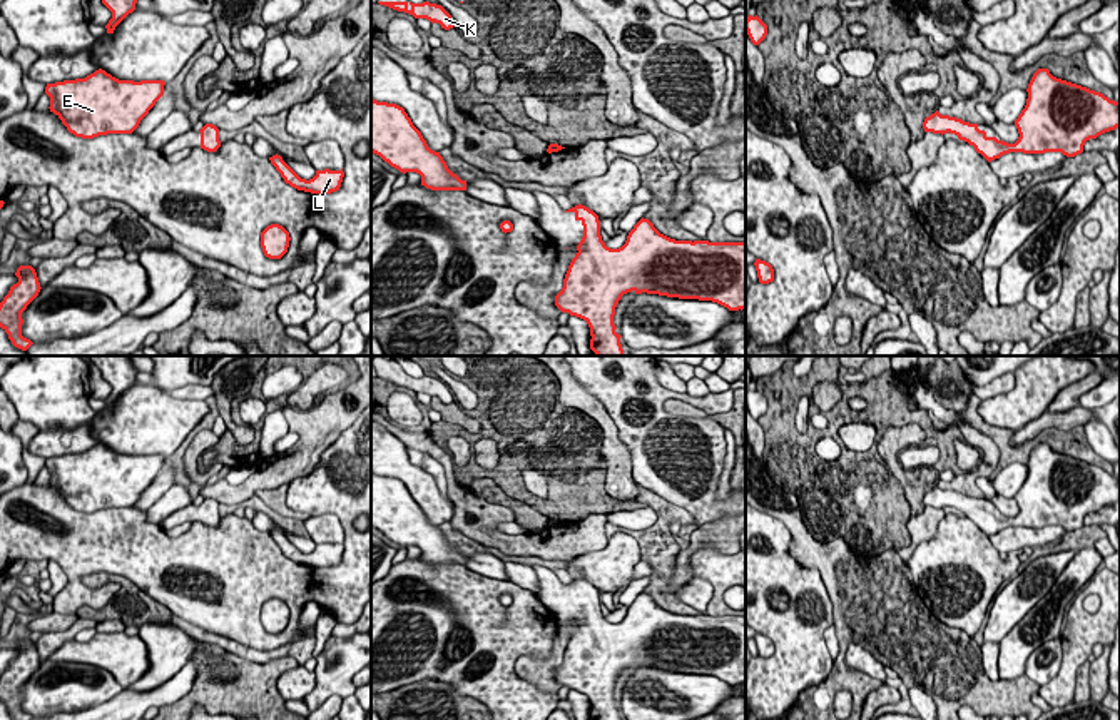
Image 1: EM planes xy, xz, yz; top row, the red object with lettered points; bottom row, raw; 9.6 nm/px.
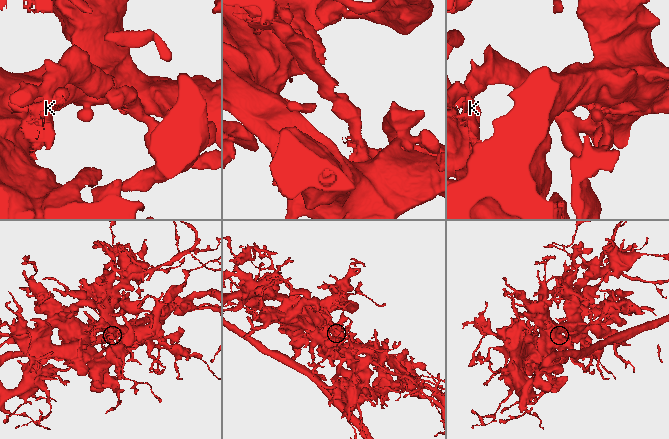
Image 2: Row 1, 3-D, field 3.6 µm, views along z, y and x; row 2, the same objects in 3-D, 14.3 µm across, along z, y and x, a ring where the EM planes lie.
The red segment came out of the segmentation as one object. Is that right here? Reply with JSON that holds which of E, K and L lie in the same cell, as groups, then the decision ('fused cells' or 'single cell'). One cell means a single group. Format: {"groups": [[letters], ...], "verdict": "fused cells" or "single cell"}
{"groups": [["E", "L"], ["K"]], "verdict": "fused cells"}

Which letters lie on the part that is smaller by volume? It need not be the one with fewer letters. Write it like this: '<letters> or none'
K

